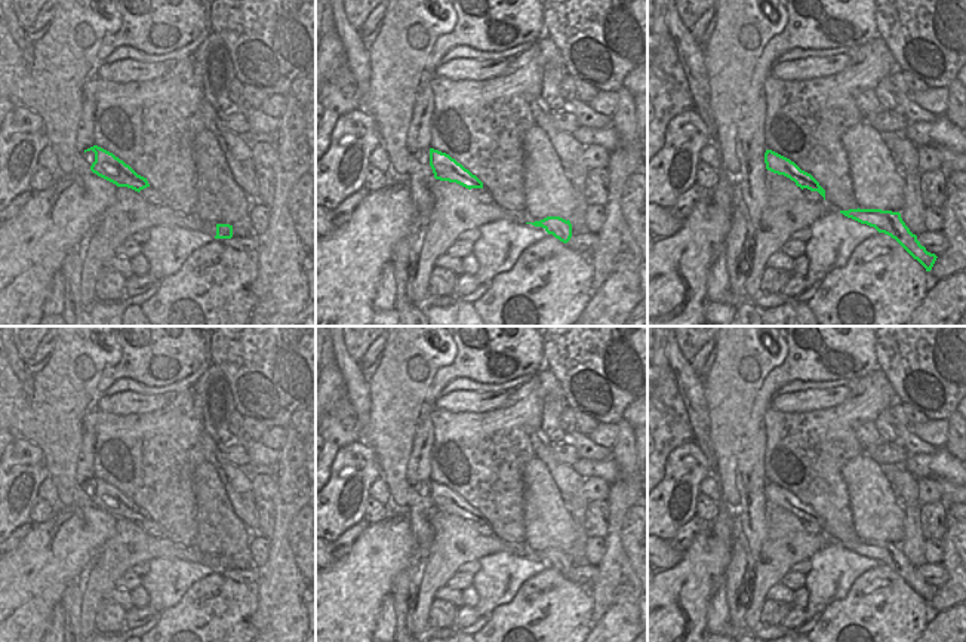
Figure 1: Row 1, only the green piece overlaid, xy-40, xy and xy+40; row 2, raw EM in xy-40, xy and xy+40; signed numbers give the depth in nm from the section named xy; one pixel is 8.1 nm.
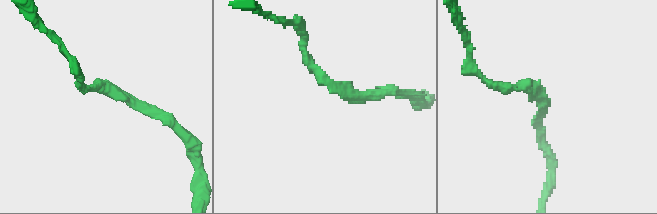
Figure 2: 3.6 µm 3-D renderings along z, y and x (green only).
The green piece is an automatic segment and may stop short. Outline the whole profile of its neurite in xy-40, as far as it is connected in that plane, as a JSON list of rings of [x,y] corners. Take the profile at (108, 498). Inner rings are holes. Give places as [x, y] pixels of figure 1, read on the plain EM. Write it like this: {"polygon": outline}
{"polygon": [[[98,477],[84,482],[84,485],[90,482],[95,485],[95,494],[92,495],[90,503],[98,509],[116,516],[117,519],[127,519],[138,525],[150,519],[147,510],[138,507],[129,497],[113,485]]]}

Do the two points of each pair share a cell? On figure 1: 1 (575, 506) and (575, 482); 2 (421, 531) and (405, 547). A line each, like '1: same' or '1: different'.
1: same
2: different

